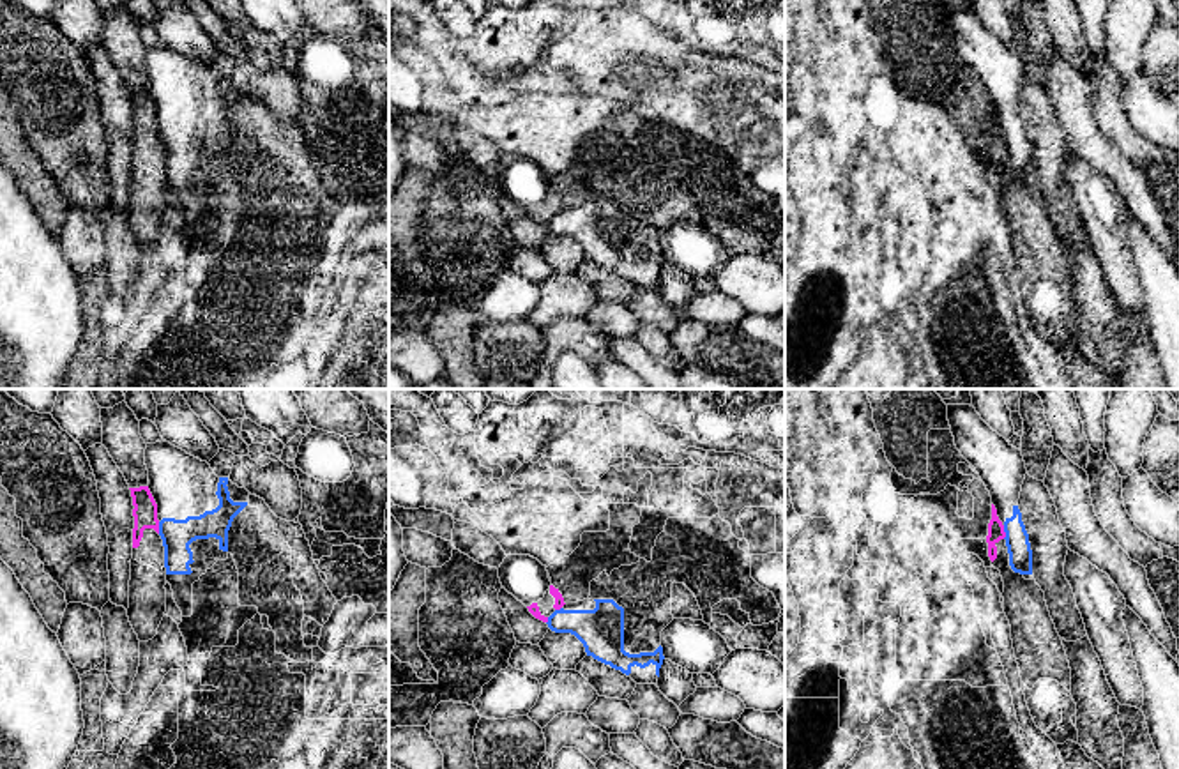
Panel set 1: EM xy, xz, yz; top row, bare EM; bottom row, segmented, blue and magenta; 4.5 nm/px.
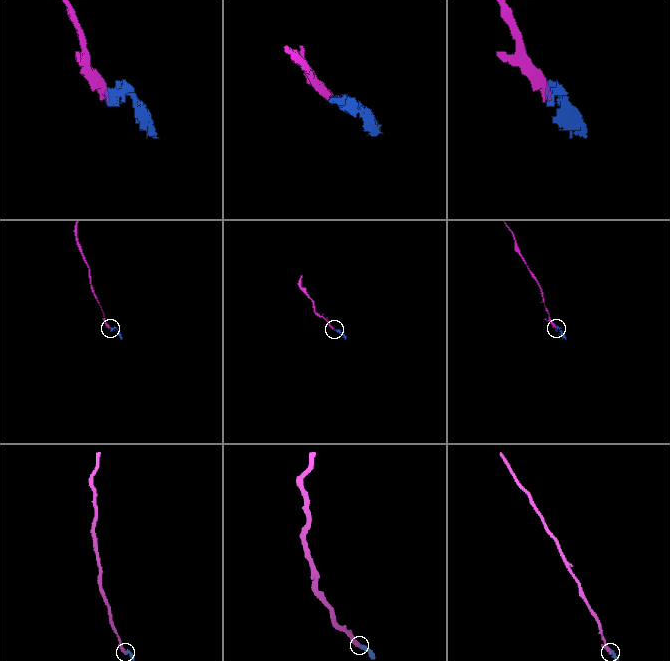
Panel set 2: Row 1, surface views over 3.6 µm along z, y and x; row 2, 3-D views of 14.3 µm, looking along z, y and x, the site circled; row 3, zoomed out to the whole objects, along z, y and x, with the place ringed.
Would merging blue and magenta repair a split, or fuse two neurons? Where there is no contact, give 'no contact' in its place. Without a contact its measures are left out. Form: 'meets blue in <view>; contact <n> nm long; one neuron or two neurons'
meets blue in yz; contact 60 nm long; two neurons

